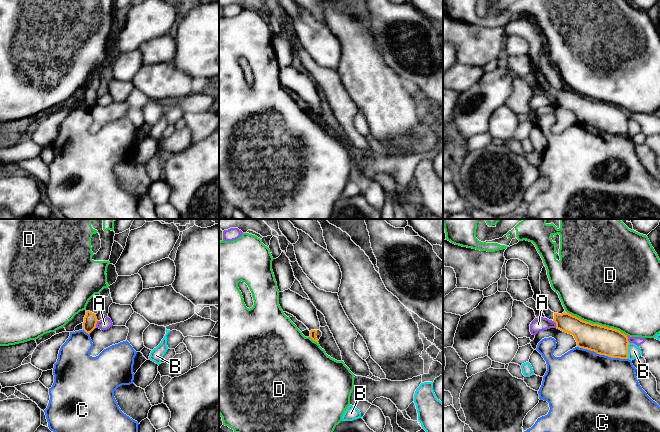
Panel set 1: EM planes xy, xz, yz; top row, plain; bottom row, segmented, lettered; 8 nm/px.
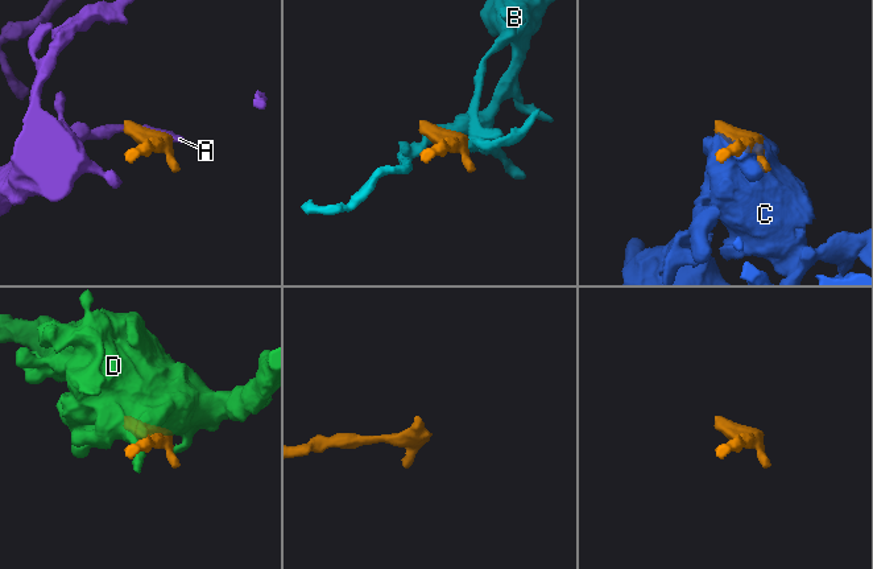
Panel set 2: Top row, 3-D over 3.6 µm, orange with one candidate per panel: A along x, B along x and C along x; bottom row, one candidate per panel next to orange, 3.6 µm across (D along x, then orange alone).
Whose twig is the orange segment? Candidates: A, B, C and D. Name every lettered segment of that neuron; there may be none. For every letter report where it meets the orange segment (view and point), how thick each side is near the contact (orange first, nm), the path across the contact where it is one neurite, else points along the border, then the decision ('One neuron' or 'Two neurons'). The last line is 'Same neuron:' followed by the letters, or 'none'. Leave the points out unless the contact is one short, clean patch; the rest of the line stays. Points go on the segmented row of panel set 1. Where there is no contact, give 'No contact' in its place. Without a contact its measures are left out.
A: Touches orange at xy (96, 323). Thickness 110 nm (orange) against 90 nm. Two neurons
B: Touches orange at yz (627, 350). Thickness 220 nm (orange) against 110 nm. Boundary: yz (629, 342), (627, 358). Two neurons
C: Touches orange at yz (602, 354). Thickness 220 nm (orange) against 480 nm. Two neurons
D: Touches orange at yz (597, 324). Thickness 220 nm (orange) against 500 nm. Two neurons
Same neuron: none

